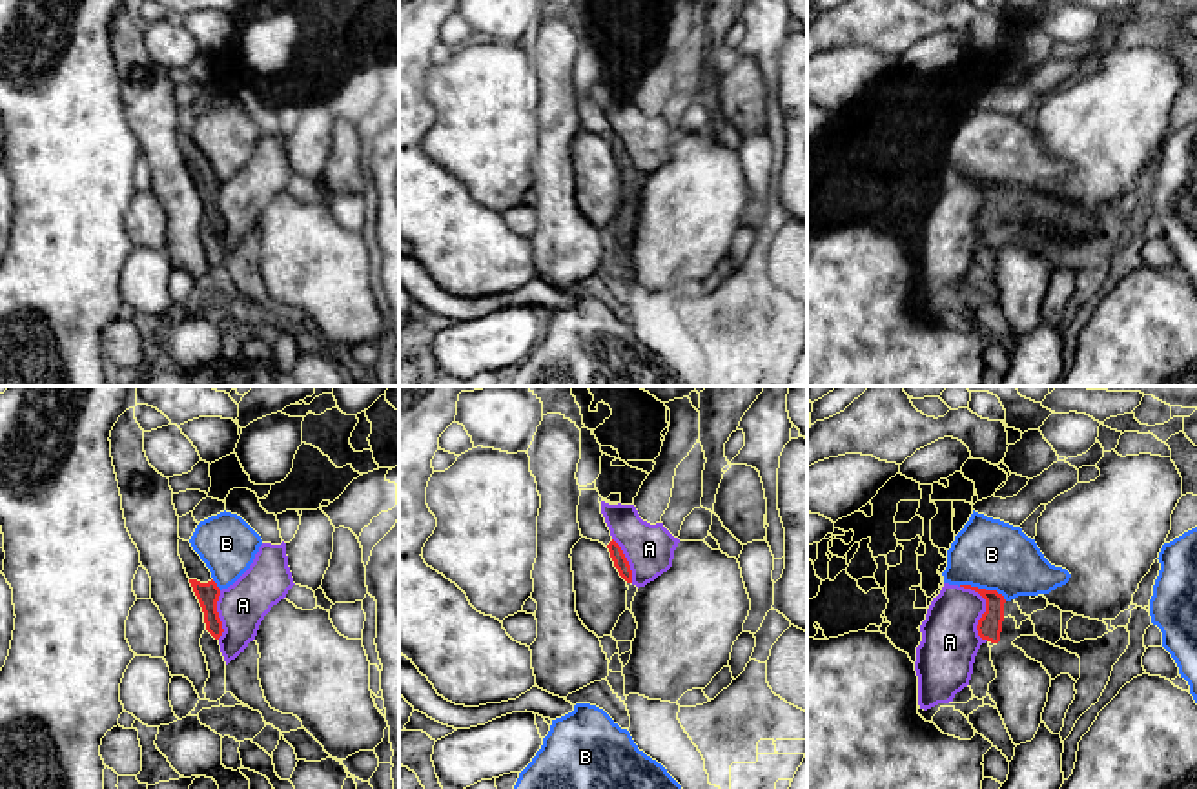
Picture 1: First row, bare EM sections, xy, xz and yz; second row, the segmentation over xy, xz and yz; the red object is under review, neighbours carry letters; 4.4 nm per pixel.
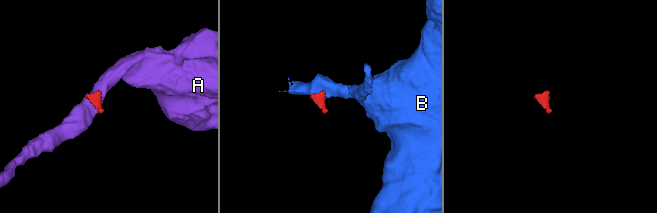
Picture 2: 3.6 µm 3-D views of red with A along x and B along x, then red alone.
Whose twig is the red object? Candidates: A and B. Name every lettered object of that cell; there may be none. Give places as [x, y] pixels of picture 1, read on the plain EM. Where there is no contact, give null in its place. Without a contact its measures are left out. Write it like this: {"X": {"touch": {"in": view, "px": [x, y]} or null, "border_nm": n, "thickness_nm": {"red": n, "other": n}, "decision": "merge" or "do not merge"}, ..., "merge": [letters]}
{"A": {"touch": {"in": "yz", "px": [986, 203]}, "border_nm": 280, "thickness_nm": {"red": 110, "other": 260}, "decision": "do not merge"}, "B": {"touch": {"in": "yz", "px": [982, 181]}, "border_nm": 220, "thickness_nm": {"red": 110, "other": 300}, "decision": "do not merge"}, "merge": []}

